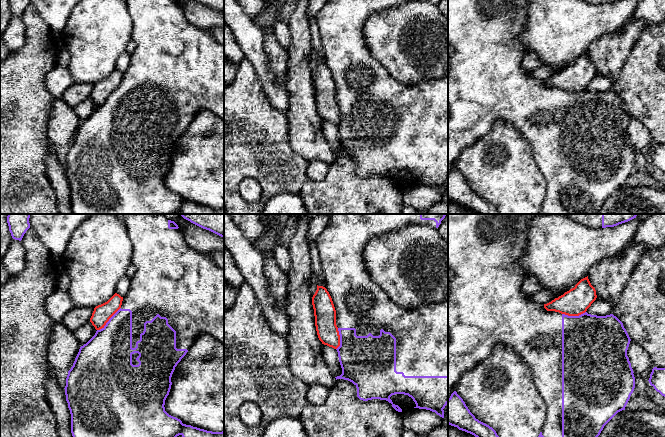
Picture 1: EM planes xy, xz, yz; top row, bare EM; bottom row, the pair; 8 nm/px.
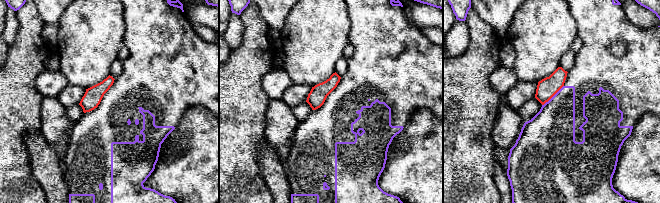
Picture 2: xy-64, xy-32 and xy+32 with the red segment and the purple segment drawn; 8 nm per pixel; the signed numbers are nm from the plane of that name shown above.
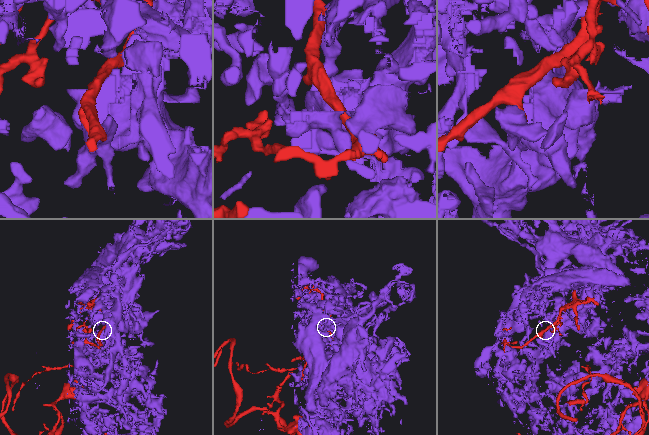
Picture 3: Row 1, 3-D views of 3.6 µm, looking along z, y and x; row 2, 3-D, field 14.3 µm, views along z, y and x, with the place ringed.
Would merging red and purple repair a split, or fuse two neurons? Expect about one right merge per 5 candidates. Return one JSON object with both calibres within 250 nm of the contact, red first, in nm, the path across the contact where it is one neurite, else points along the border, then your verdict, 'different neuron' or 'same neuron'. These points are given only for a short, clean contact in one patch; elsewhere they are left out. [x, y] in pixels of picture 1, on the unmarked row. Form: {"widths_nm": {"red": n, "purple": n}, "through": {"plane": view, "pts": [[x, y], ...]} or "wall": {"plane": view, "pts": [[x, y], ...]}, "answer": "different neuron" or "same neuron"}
{"widths_nm": {"red": 150, "purple": 360}, "answer": "different neuron"}

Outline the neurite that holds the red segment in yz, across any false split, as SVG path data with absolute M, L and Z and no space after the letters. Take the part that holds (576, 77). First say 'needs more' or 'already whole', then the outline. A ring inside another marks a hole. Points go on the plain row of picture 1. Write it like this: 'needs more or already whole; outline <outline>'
already whole; outline M587 52L581 55L574 64L544 80L544 84L547 87L555 87L568 92L579 92L587 87L596 74L596 66Z

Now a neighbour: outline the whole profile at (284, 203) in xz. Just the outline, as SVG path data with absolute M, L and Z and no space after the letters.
M280 193L265 204L262 214L309 214L298 194Z

